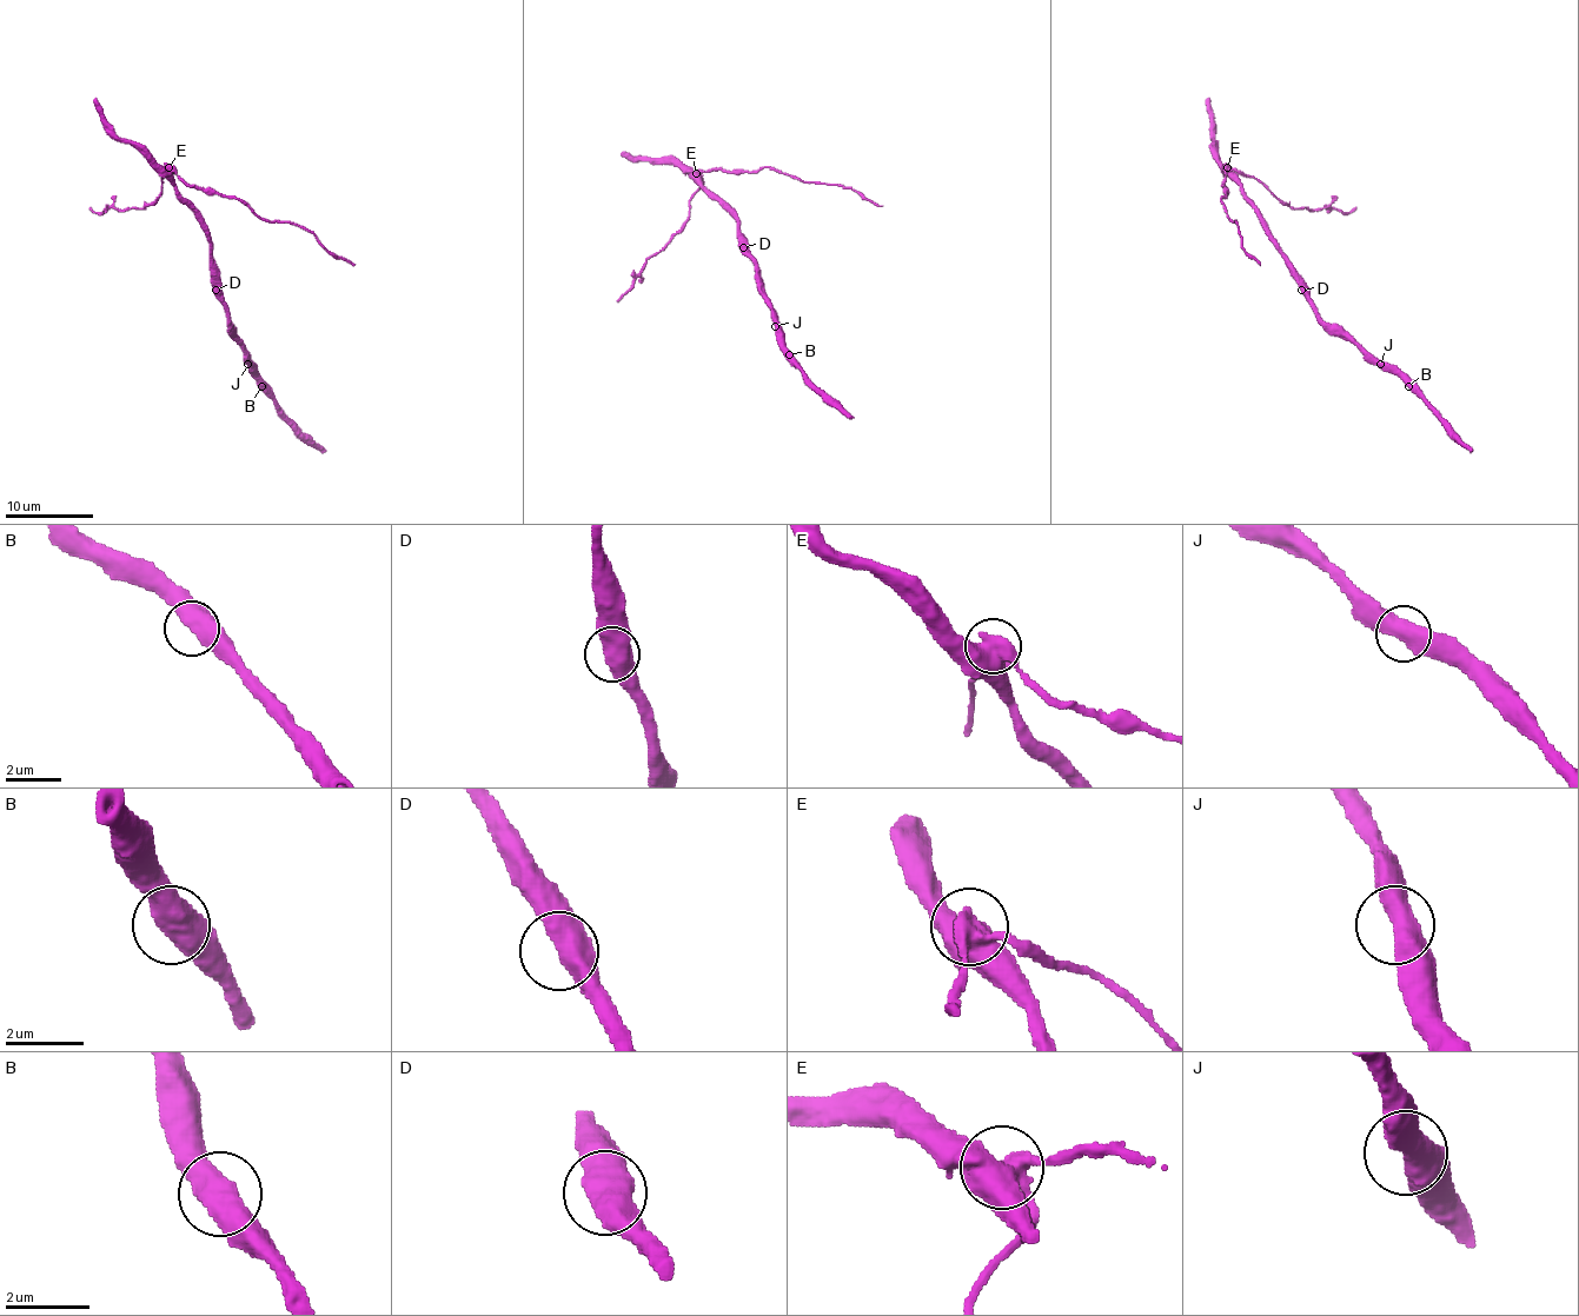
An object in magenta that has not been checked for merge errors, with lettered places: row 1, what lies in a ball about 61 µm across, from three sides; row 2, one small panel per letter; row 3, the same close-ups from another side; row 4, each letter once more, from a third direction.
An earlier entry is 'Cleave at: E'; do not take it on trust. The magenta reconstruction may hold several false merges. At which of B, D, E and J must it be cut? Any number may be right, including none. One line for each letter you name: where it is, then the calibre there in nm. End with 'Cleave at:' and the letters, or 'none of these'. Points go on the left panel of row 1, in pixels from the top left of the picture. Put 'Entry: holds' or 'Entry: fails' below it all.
E: Place: (168, 167). Thickness 500 nm
Cleave at: E
Entry: holds

